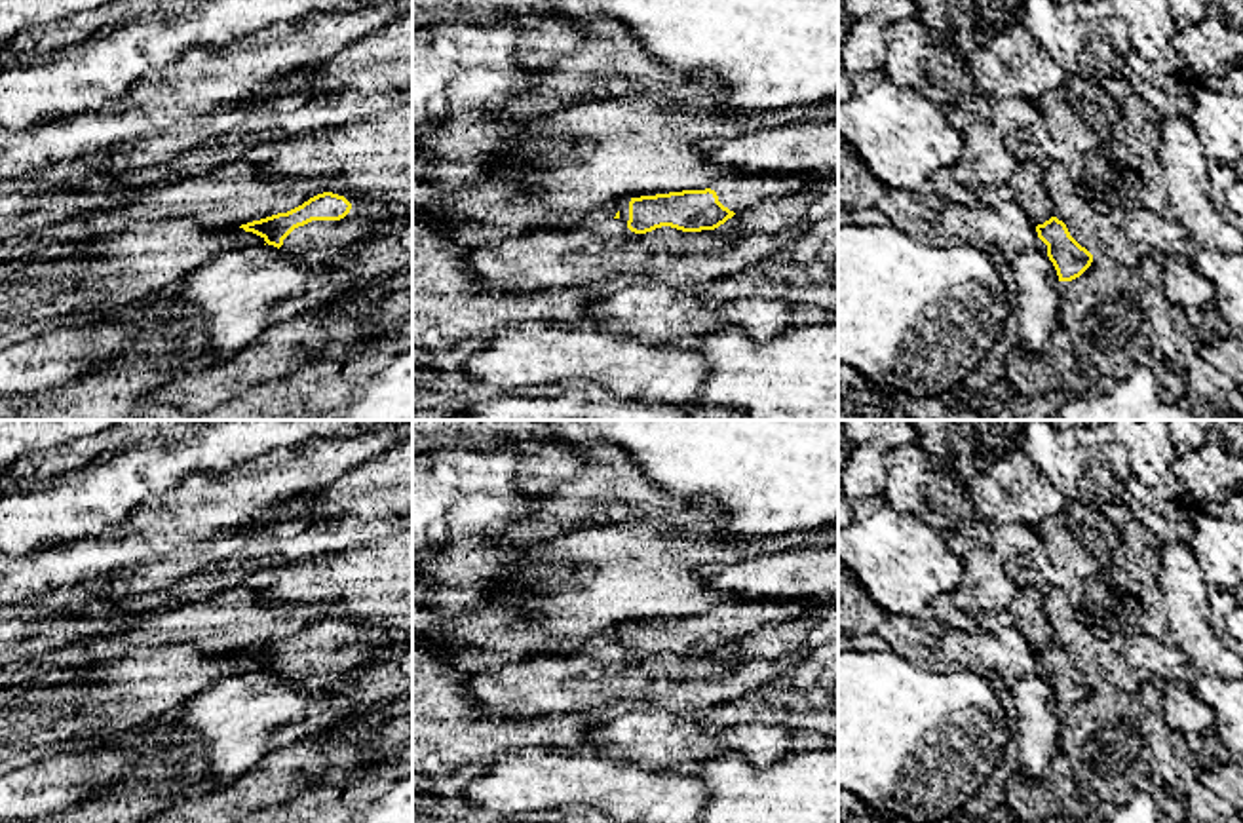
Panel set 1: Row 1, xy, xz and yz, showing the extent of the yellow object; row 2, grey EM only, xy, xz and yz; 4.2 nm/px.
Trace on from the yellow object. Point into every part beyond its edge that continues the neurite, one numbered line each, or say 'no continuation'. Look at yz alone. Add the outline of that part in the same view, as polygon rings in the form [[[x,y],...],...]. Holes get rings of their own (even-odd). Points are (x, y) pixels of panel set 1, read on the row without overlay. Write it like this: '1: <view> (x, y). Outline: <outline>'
no continuation

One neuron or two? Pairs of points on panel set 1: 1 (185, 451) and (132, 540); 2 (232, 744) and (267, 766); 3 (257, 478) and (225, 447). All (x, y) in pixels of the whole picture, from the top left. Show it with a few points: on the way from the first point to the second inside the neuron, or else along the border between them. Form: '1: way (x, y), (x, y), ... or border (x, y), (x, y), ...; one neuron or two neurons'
1: border (145, 506), (139, 506), (126, 519), (105, 527); two neurons
2: border (267, 753), (223, 787); two neurons
3: border (284, 447), (223, 470), (198, 472); two neurons

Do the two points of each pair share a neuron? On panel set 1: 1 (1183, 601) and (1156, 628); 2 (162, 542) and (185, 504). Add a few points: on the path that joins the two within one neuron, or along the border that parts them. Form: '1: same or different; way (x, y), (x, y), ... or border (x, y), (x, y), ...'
1: different; border (1156, 576), (1156, 592), (1167, 630), (1166, 639)
2: same; way (162, 533), (162, 523), (175, 510)

